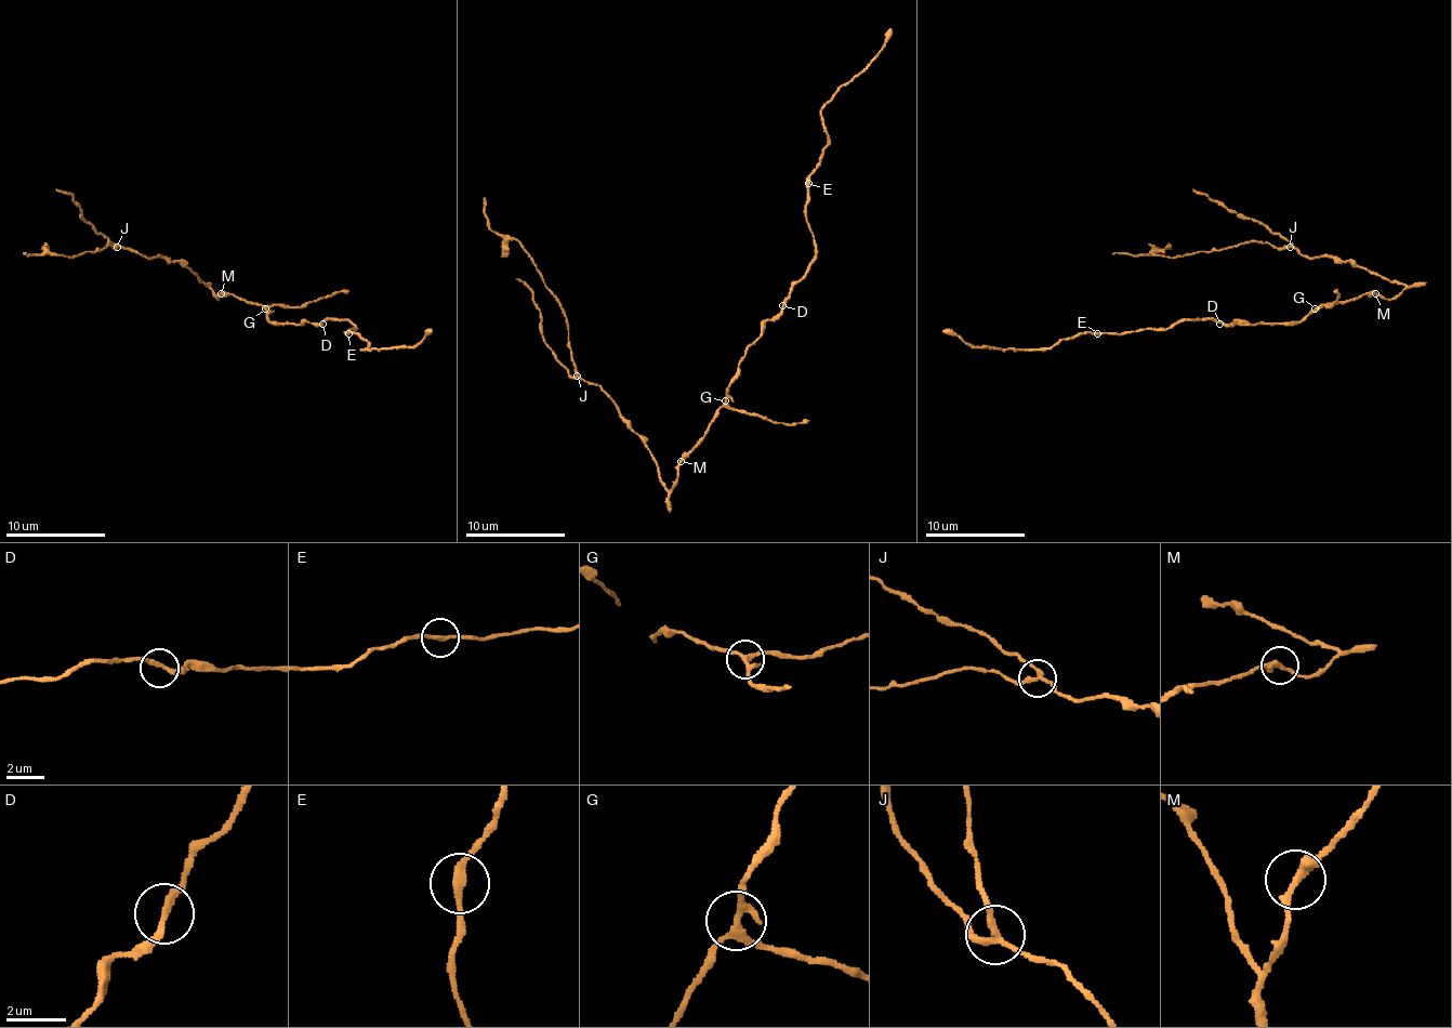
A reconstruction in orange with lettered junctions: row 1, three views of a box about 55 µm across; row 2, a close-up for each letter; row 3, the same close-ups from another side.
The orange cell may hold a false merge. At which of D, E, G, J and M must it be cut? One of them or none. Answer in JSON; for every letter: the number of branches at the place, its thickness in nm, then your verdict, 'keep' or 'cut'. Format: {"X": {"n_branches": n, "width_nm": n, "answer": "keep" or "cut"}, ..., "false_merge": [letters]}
{"D": {"n_branches": 2, "width_nm": 240, "answer": "keep"}, "E": {"n_branches": 2, "width_nm": 240, "answer": "keep"}, "G": {"n_branches": 3, "width_nm": 200, "answer": "keep"}, "J": {"n_branches": 3, "width_nm": 200, "answer": "cut"}, "M": {"n_branches": 2, "width_nm": 320, "answer": "keep"}, "false_merge": ["J"]}

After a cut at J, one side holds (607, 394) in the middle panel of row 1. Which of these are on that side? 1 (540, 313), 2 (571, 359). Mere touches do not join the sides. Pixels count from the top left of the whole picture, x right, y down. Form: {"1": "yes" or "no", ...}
{"1": "yes", "2": "no"}

